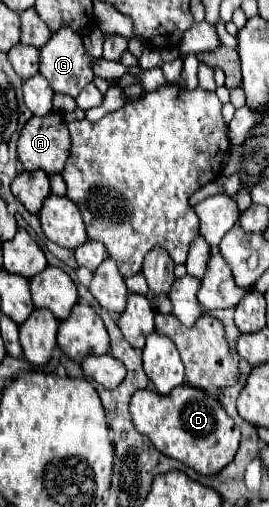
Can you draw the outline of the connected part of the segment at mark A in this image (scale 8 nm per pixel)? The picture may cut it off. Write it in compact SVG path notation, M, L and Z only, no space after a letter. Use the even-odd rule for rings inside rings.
M58 112L32 116L18 138L18 160L24 170L44 170L46 174L62 172L70 152L66 118Z

